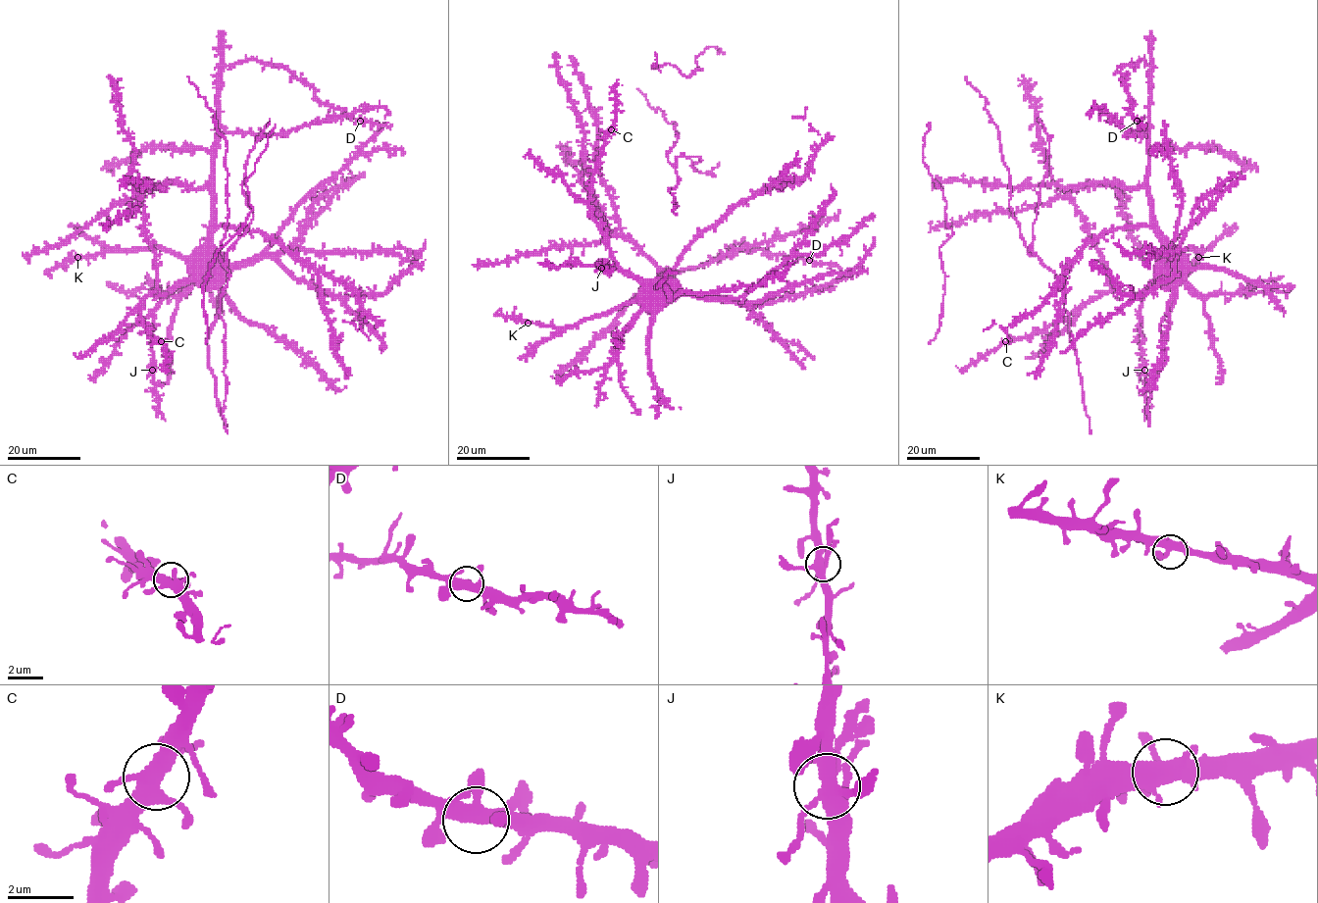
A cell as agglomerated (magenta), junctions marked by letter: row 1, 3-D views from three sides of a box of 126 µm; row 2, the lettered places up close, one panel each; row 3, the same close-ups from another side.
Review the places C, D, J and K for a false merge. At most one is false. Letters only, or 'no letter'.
J

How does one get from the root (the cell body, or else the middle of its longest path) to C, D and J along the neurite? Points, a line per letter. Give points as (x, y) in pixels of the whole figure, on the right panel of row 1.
C: (1161, 268), (1140, 294), (1102, 292), (1053, 325), (1005, 341)
D: (1161, 268), (1161, 231), (1147, 183), (1150, 67), (1142, 60), (1121, 69), (1137, 121)
J: (1161, 268), (1143, 297), (1140, 313), (1143, 369)

